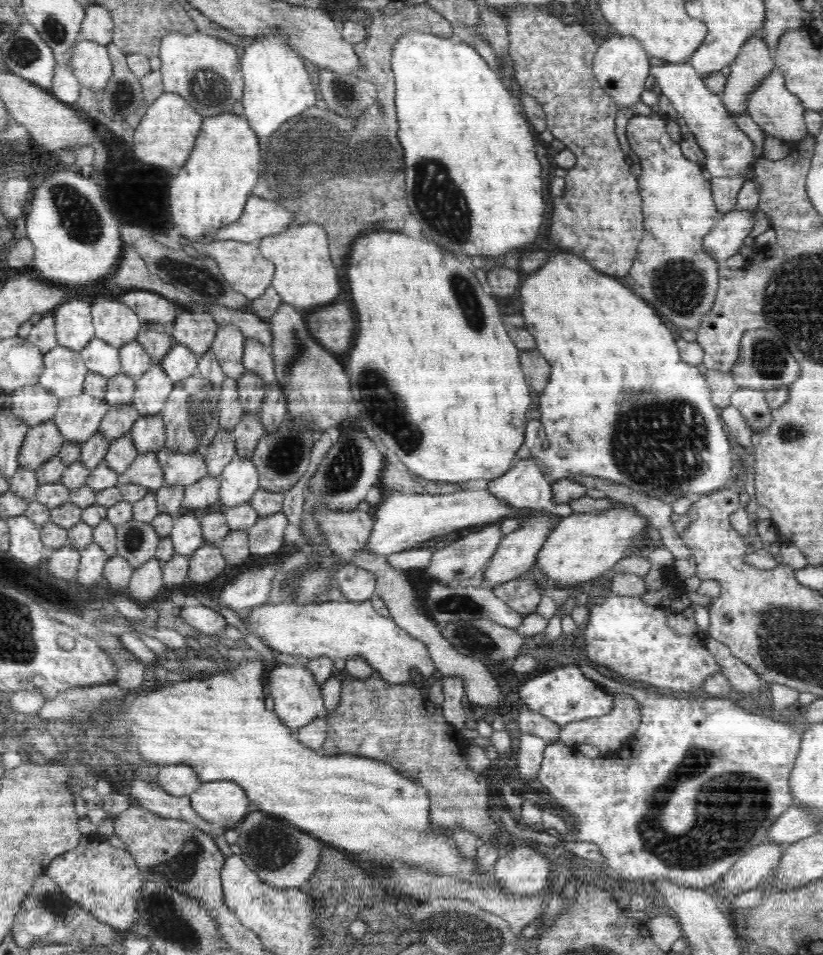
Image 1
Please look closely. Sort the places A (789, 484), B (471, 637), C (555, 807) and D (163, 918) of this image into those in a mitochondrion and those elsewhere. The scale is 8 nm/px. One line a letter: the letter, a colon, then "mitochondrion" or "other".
A: other
B: mitochondrion
C: other
D: mitochondrion

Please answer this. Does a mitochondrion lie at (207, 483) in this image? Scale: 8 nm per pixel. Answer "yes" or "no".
no

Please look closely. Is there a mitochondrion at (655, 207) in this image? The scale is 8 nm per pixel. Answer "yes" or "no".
no

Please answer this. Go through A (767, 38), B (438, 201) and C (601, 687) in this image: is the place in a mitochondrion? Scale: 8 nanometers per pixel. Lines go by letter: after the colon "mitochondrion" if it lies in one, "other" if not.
A: other
B: mitochondrion
C: other

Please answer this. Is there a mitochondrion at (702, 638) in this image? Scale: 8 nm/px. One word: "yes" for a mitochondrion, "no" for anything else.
no

